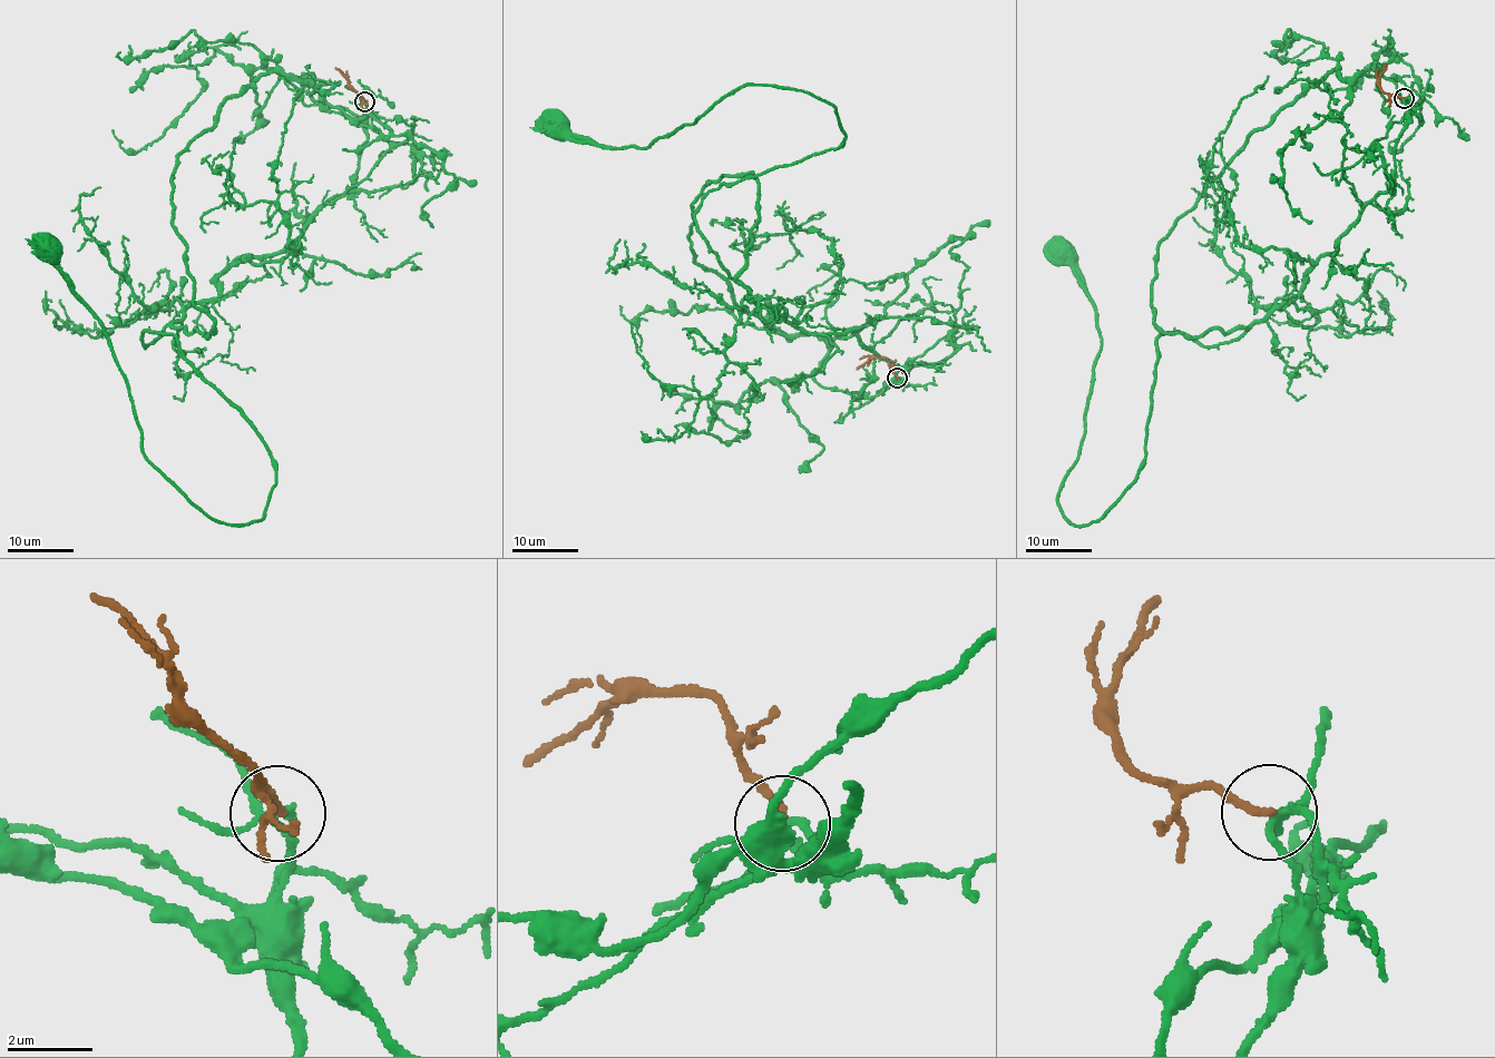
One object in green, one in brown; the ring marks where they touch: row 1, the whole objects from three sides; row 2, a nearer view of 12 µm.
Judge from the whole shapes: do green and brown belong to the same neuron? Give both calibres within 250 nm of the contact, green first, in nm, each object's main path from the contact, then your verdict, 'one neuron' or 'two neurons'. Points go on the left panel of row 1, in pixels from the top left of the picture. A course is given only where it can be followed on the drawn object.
180/190 nm | green via (363, 103), (350, 189), (143, 334), (178, 340), (270, 454), (260, 520), (215, 521), (143, 451), (51, 251) | brown via (364, 103), (350, 86), (348, 77), (335, 67) | one neuron

